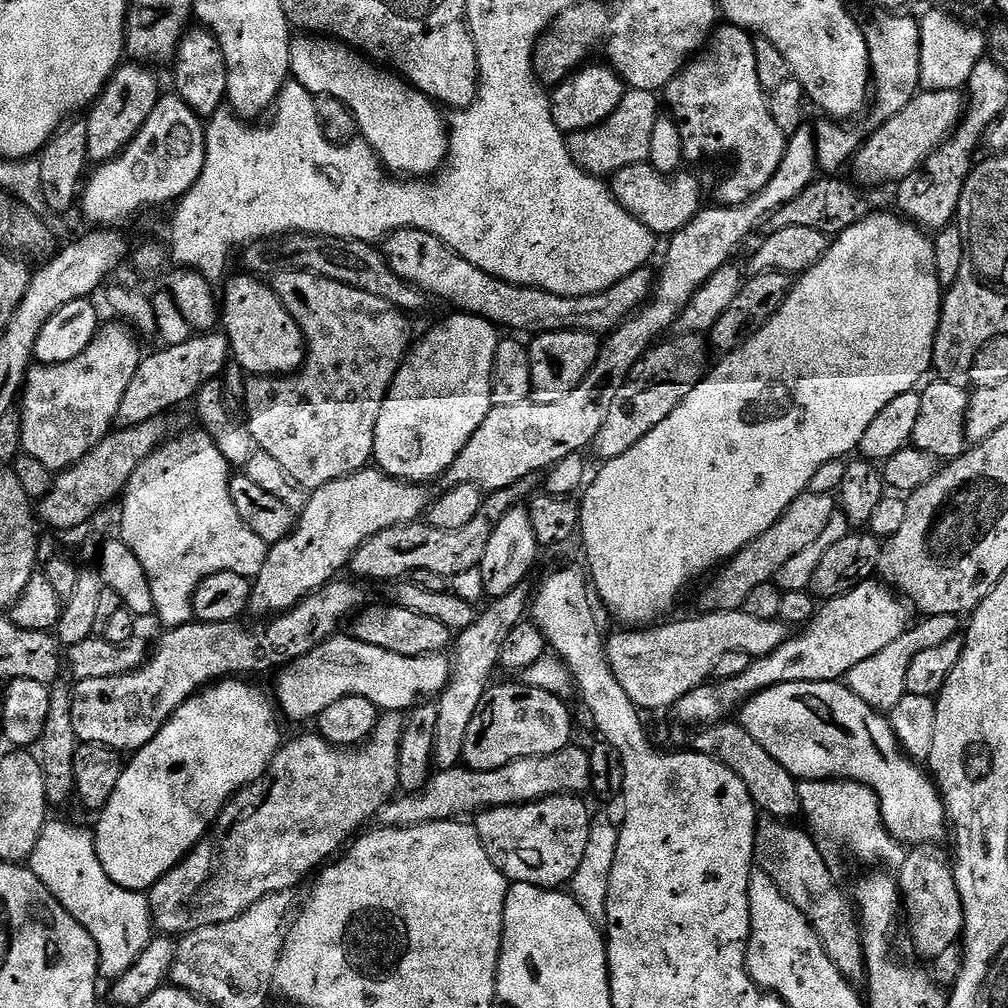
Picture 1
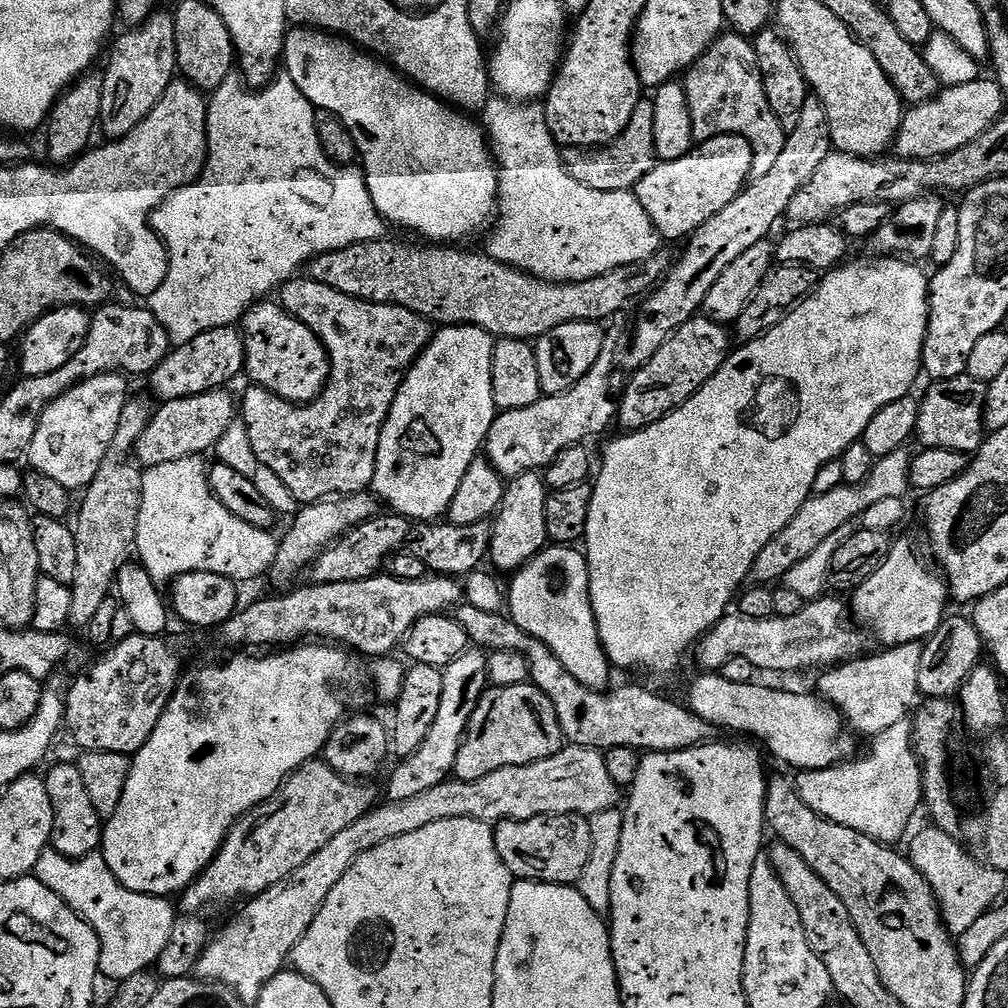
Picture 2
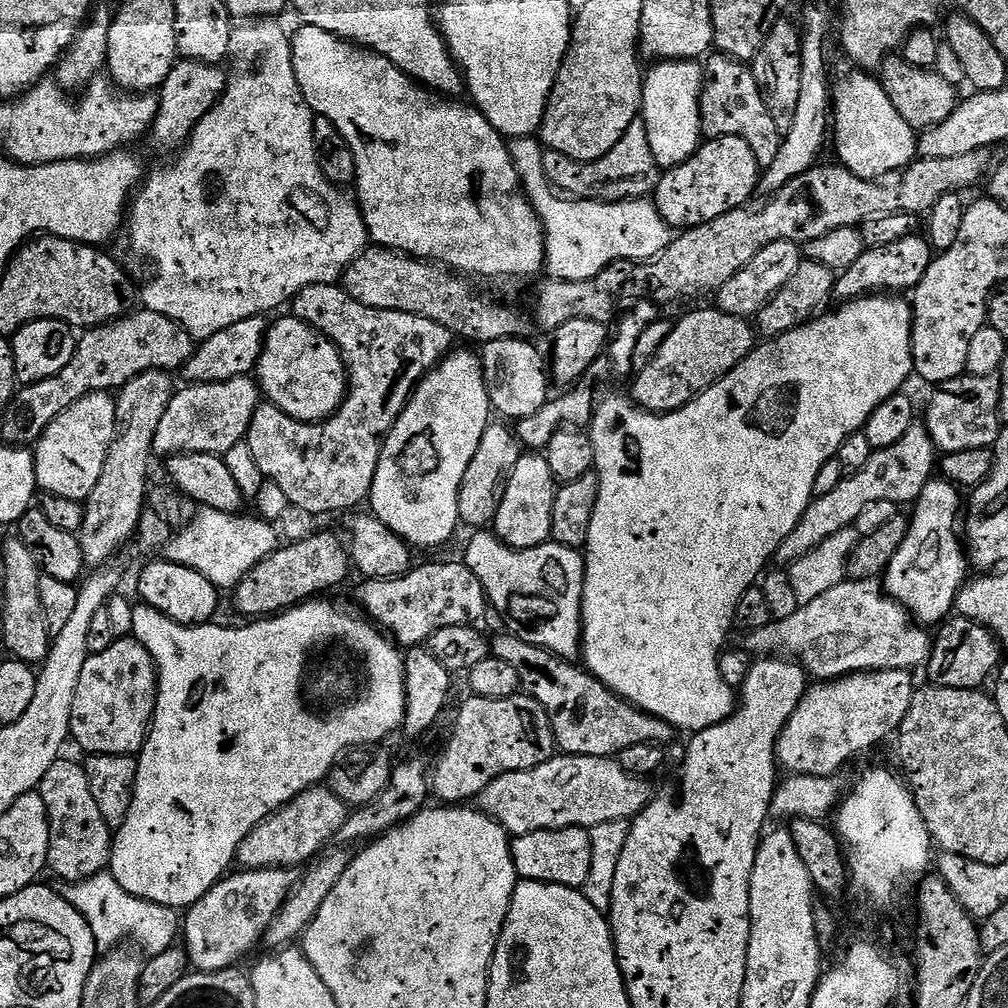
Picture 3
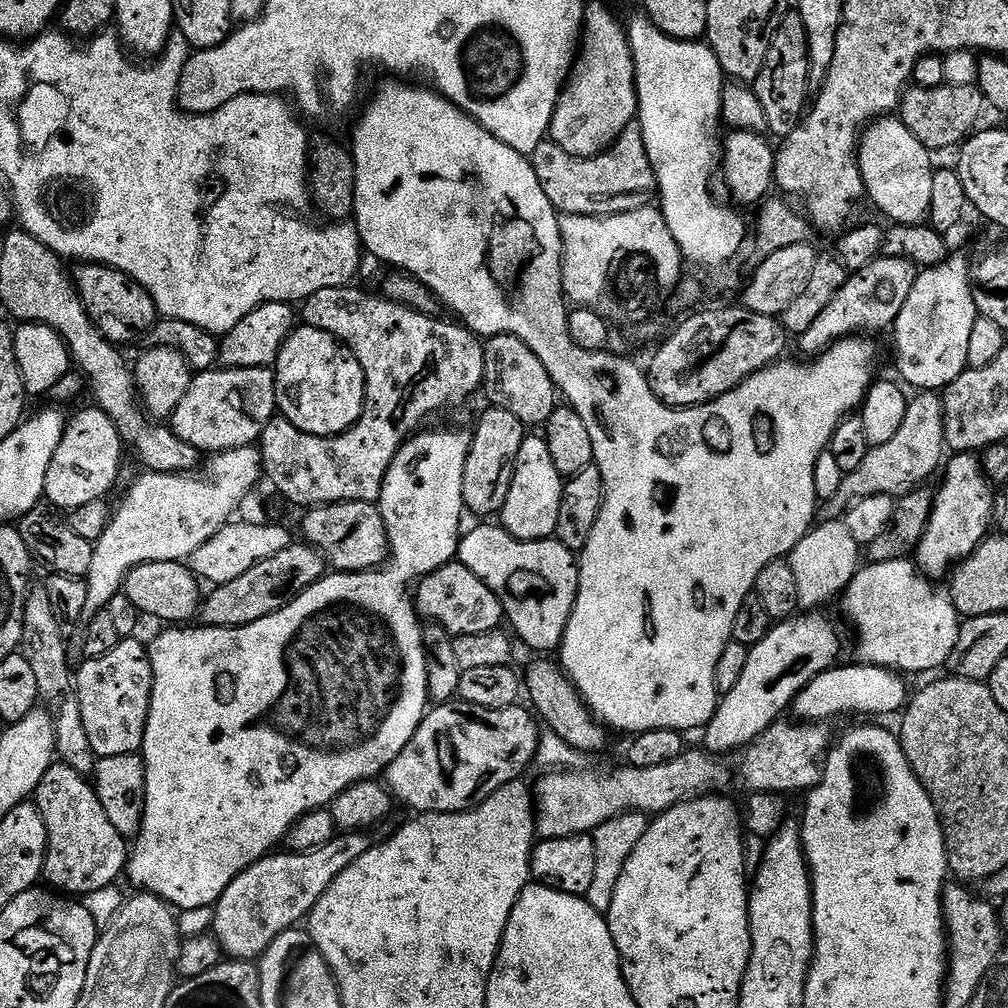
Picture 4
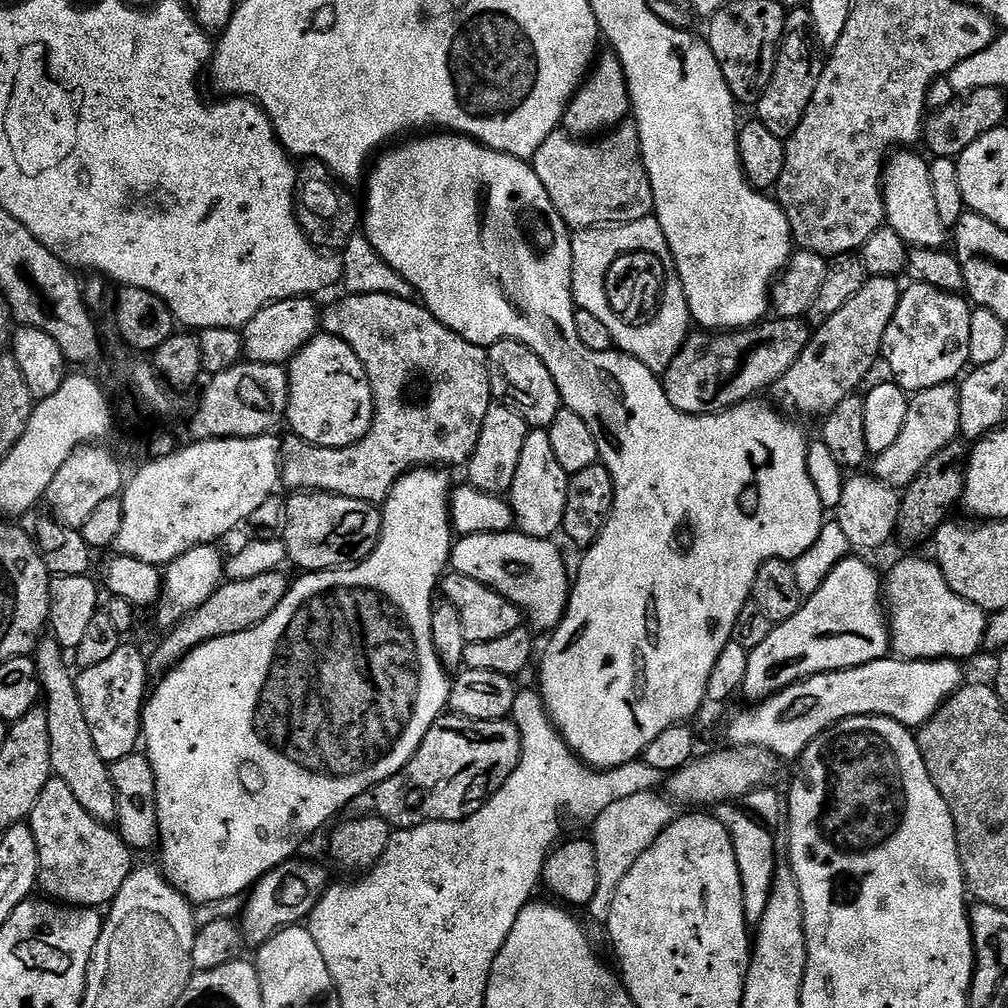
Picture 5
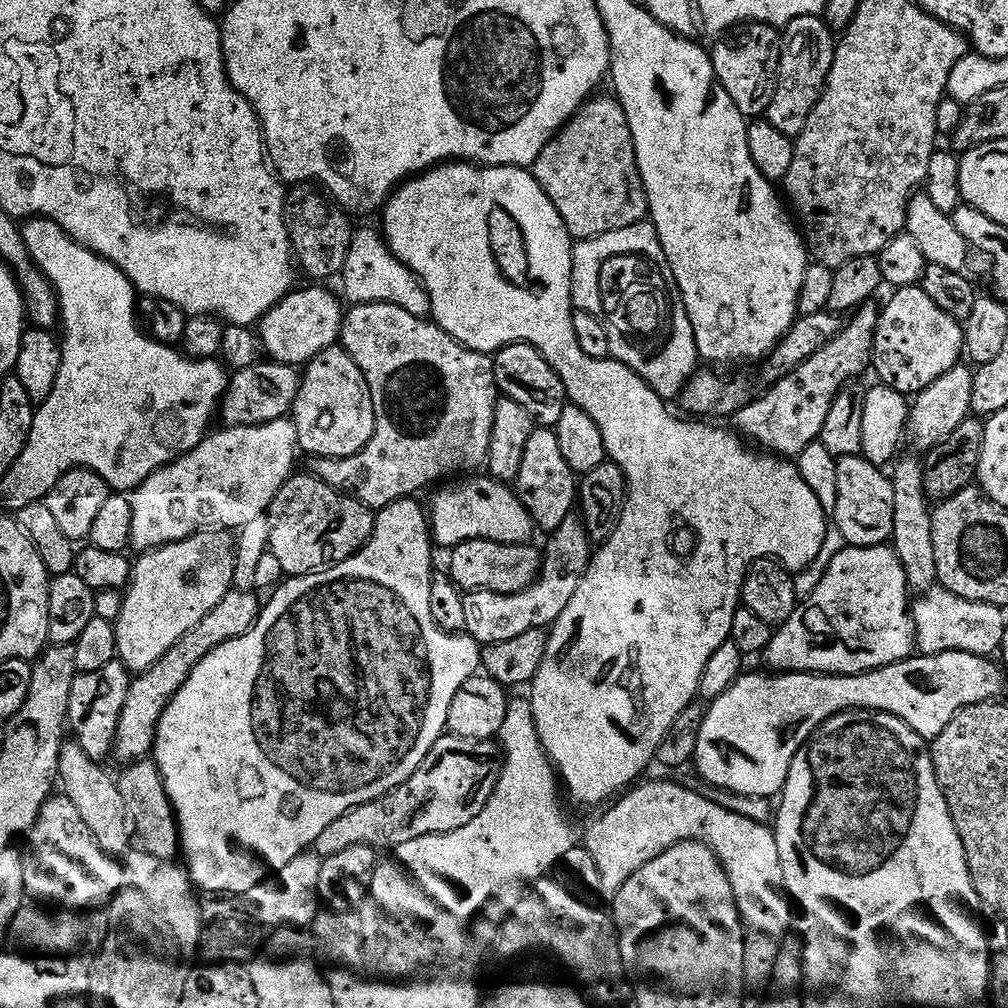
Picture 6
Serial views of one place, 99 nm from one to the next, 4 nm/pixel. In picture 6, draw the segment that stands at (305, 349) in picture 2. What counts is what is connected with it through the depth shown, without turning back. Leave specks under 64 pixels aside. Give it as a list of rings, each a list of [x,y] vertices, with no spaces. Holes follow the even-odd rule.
[[[343,346],[328,348],[303,369],[290,416],[296,425],[299,451],[309,452],[312,458],[346,458],[358,454],[370,442],[376,425],[372,395],[358,362]]]

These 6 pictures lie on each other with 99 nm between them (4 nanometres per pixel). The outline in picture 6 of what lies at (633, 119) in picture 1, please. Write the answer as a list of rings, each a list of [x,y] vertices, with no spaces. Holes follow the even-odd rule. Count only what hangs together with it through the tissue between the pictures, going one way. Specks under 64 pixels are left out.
[[[608,96],[602,97],[601,100],[589,99],[553,136],[530,169],[538,186],[542,186],[546,198],[550,198],[550,202],[558,210],[564,229],[576,242],[594,239],[607,232],[622,230],[626,226],[634,226],[648,216],[648,195],[638,170],[630,122],[626,122],[626,110],[622,110],[619,100]]]

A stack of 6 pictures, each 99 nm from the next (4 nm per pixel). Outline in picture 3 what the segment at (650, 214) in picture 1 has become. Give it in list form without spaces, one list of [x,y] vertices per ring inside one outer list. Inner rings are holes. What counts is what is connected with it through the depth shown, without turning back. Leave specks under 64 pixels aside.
[[[713,136],[705,139],[689,160],[681,160],[661,175],[654,193],[654,203],[658,214],[668,223],[669,229],[687,230],[710,223],[714,218],[735,208],[745,207],[752,195],[757,195],[762,169],[754,158],[754,150],[746,146],[742,138],[733,136]]]

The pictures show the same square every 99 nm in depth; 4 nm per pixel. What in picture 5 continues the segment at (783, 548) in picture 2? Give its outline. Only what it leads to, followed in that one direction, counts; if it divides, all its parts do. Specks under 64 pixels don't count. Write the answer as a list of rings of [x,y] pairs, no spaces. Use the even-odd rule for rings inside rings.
[[[955,383],[934,386],[925,392],[915,393],[909,399],[906,422],[902,434],[890,445],[890,450],[875,453],[870,468],[877,480],[894,489],[903,490],[922,474],[926,462],[934,458],[947,444],[960,436],[960,389]]]

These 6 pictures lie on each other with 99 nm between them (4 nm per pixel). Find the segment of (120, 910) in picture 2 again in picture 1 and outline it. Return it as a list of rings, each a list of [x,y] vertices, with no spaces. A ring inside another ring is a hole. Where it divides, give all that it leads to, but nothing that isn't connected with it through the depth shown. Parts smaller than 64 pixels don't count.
[[[53,819],[44,825],[30,857],[33,874],[46,886],[53,898],[88,931],[98,946],[100,976],[111,982],[126,974],[138,954],[154,939],[152,907],[143,892],[131,892],[115,884],[102,870],[91,831],[75,828]]]

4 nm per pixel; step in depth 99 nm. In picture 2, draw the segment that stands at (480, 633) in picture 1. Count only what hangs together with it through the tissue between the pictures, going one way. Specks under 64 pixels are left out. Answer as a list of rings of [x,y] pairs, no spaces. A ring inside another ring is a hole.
[[[469,650],[450,662],[443,669],[442,702],[438,705],[438,715],[434,718],[434,726],[430,726],[430,734],[426,734],[426,742],[418,746],[414,754],[403,757],[400,765],[388,776],[387,803],[406,802],[418,794],[431,790],[446,782],[455,773],[458,762],[458,750],[468,732],[470,718],[476,709],[476,703],[484,697],[489,687],[488,656],[480,650]]]

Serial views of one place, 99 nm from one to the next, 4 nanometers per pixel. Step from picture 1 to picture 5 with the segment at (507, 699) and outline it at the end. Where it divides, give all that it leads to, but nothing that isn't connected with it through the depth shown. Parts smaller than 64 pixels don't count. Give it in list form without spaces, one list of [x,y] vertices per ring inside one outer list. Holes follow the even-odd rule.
[[[455,714],[441,715],[440,719],[422,738],[422,746],[410,758],[408,765],[394,778],[382,782],[362,794],[351,804],[351,811],[360,816],[377,816],[393,829],[417,828],[425,822],[454,822],[473,816],[498,789],[514,774],[520,761],[520,735],[511,719],[467,720]]]

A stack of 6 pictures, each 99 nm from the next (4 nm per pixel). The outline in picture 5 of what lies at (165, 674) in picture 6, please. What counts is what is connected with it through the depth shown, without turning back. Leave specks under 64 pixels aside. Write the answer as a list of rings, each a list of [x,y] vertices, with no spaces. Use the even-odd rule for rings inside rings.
[[[283,571],[267,572],[260,574],[258,578],[246,578],[245,580],[228,580],[221,583],[219,588],[198,606],[198,610],[191,612],[189,616],[183,616],[177,624],[163,633],[164,637],[156,644],[156,649],[147,653],[148,675],[159,678],[169,672],[179,660],[186,658],[188,652],[194,651],[198,646],[210,642],[214,638],[222,638],[230,634],[245,632],[251,628],[257,628],[282,602],[282,598],[288,592],[289,585],[284,584]]]

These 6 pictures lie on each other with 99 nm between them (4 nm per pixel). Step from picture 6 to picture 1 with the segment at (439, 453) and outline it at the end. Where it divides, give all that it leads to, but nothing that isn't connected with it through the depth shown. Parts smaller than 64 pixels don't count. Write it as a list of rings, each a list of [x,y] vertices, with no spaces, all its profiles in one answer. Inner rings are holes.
[[[279,271],[273,280],[276,281],[271,281],[270,286],[302,330],[306,359],[303,368],[291,376],[247,381],[242,397],[248,410],[246,429],[252,435],[255,447],[275,458],[295,484],[305,490],[315,490],[326,486],[326,482],[346,478],[369,467],[373,459],[374,426],[378,426],[378,413],[382,411],[382,402],[410,351],[409,317],[390,302],[366,294],[366,290],[334,282],[313,272]]]

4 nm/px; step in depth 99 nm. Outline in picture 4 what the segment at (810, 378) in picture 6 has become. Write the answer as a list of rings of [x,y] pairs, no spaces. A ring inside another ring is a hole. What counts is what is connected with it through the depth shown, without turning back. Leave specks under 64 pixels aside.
[[[881,255],[878,260],[873,260],[860,272],[851,273],[847,283],[834,298],[834,302],[830,302],[830,306],[826,306],[826,310],[811,324],[810,330],[806,330],[806,334],[799,336],[798,344],[800,344],[801,350],[808,355],[805,357],[815,358],[819,356],[820,353],[831,348],[837,340],[856,338],[861,334],[872,334],[868,332],[880,332],[883,328],[891,329],[895,325],[898,314],[902,314],[902,306],[906,306],[906,298],[910,298],[910,290],[914,290],[917,275],[917,265],[902,258],[885,255]]]

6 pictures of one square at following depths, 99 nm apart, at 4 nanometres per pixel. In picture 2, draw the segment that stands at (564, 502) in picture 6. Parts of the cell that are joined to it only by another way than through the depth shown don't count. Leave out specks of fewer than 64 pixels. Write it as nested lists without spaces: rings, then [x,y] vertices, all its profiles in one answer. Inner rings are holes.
[[[539,471],[513,476],[507,481],[500,510],[491,521],[490,564],[495,571],[515,574],[528,564],[537,554],[544,551],[549,543],[546,530],[546,498],[549,489],[544,486],[543,475]]]

